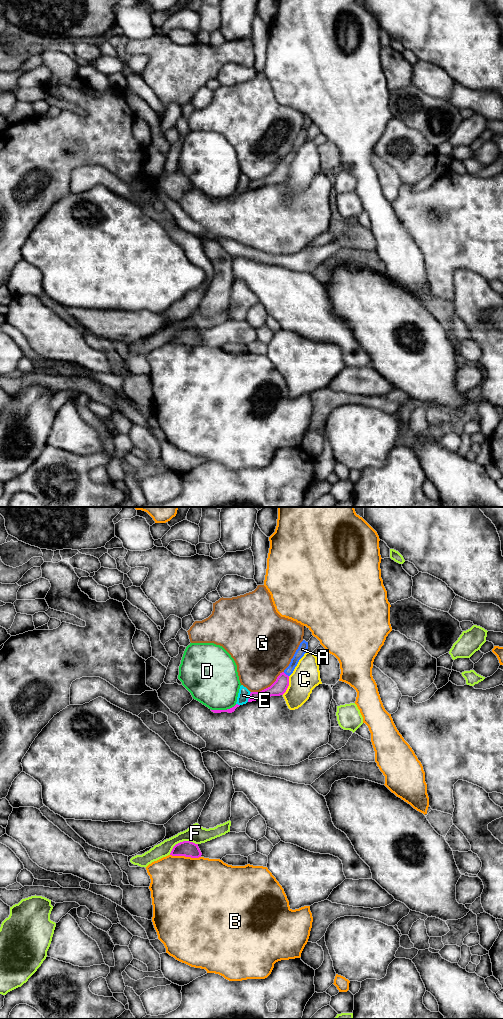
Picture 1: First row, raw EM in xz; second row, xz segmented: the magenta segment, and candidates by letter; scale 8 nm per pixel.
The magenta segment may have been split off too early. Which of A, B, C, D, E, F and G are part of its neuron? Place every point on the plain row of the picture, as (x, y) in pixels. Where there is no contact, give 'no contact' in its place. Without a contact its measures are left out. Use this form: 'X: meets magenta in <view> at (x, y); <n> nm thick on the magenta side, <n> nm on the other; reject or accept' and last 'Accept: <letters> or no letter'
A: meets magenta in xz at (285, 162); 120 nm thick on the magenta side, 80 nm on the other; accept
B: meets magenta in xz at (185, 344); 130 nm thick on the magenta side, 500 nm on the other; reject
C: meets magenta in xz at (288, 173); 120 nm thick on the magenta side, 220 nm on the other; reject
D: meets magenta in xz at (223, 198); 40 nm thick on the magenta side, 400 nm on the other; reject
E: meets magenta in xz at (249, 185); 120 nm thick on the magenta side, 90 nm on the other; reject
F: meets magenta in xz at (181, 330); 130 nm thick on the magenta side, 150 nm on the other; reject
G: meets magenta in xz at (268, 175); 120 nm thick on the magenta side, 400 nm on the other; reject
Accept: A

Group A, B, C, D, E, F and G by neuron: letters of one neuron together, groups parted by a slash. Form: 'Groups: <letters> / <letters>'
Groups: A / B / C / D / E / F / G

